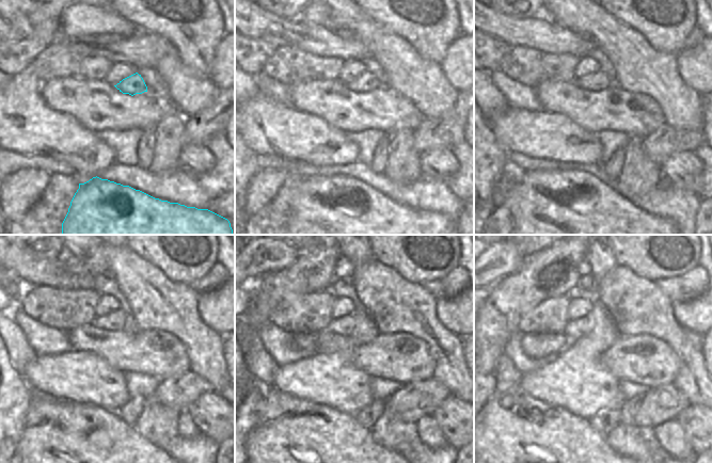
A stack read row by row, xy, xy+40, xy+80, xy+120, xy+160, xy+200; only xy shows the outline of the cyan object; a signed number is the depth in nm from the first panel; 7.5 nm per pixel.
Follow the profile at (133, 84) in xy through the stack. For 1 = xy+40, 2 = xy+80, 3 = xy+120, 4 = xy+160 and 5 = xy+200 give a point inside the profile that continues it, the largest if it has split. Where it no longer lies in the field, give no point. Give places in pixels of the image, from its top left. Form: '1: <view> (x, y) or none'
1: xy+40 (365, 82)
2: xy+80 (598, 81)
3: xy+120 (115, 321)
4: xy+160 (345, 325)
5: xy+200 (573, 330)

